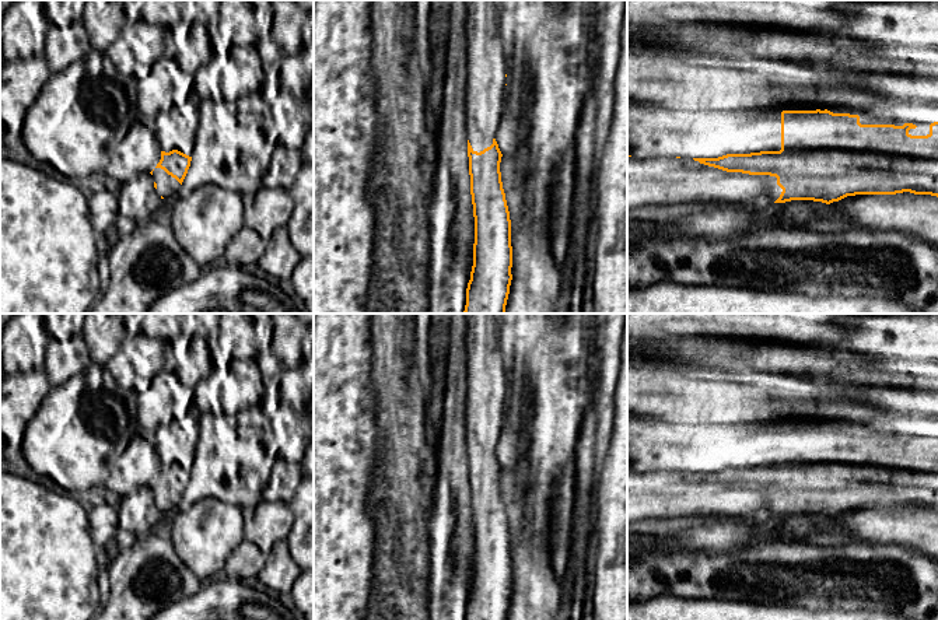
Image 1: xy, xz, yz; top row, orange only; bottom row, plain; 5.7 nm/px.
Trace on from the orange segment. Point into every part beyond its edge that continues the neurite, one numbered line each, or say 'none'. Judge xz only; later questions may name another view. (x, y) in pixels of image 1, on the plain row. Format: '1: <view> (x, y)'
1: xz (486, 378)

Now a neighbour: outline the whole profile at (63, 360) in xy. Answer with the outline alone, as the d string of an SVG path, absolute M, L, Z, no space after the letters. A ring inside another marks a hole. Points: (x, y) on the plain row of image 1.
M73 334L67 343L50 337L43 372L52 386L59 386L87 369L91 362L83 334Z

